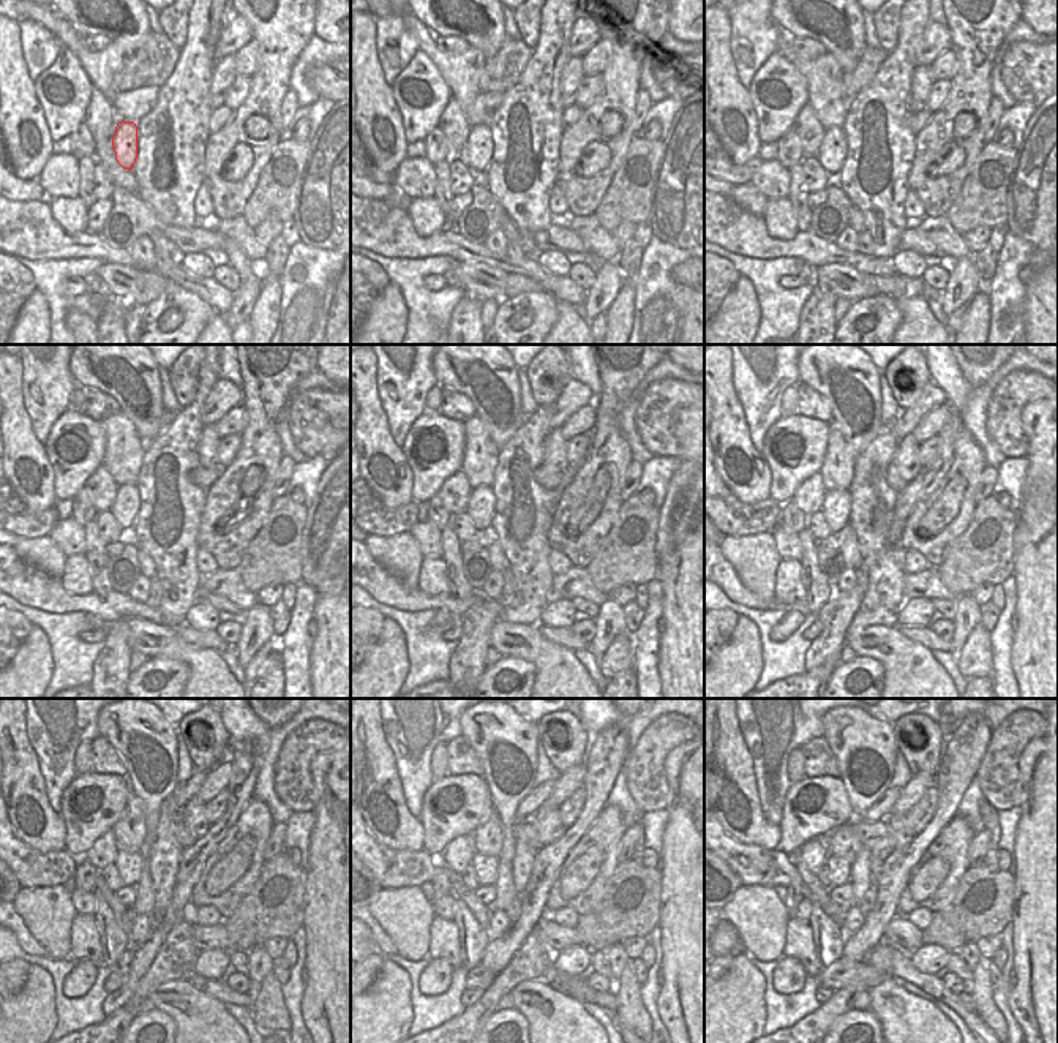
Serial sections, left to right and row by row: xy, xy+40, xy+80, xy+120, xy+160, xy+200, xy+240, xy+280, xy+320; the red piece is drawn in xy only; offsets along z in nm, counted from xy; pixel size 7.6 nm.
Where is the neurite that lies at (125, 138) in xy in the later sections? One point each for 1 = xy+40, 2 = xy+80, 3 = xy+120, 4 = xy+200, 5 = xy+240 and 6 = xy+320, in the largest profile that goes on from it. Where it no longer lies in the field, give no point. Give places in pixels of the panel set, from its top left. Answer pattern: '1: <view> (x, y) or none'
1: xy+40 (477, 152)
2: xy+80 (834, 146)
3: xy+120 (127, 503)
4: xy+200 (836, 508)
5: xy+240 (128, 865)
6: xy+320 (839, 869)

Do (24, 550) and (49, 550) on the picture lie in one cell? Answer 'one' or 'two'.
one

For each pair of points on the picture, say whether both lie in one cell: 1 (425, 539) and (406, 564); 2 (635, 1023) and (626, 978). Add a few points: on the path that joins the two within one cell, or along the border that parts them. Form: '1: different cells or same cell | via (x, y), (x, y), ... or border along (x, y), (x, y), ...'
1: different cells | border along (409, 531), (417, 549), (425, 557)
2: same cell | via (630, 1012), (626, 990)

